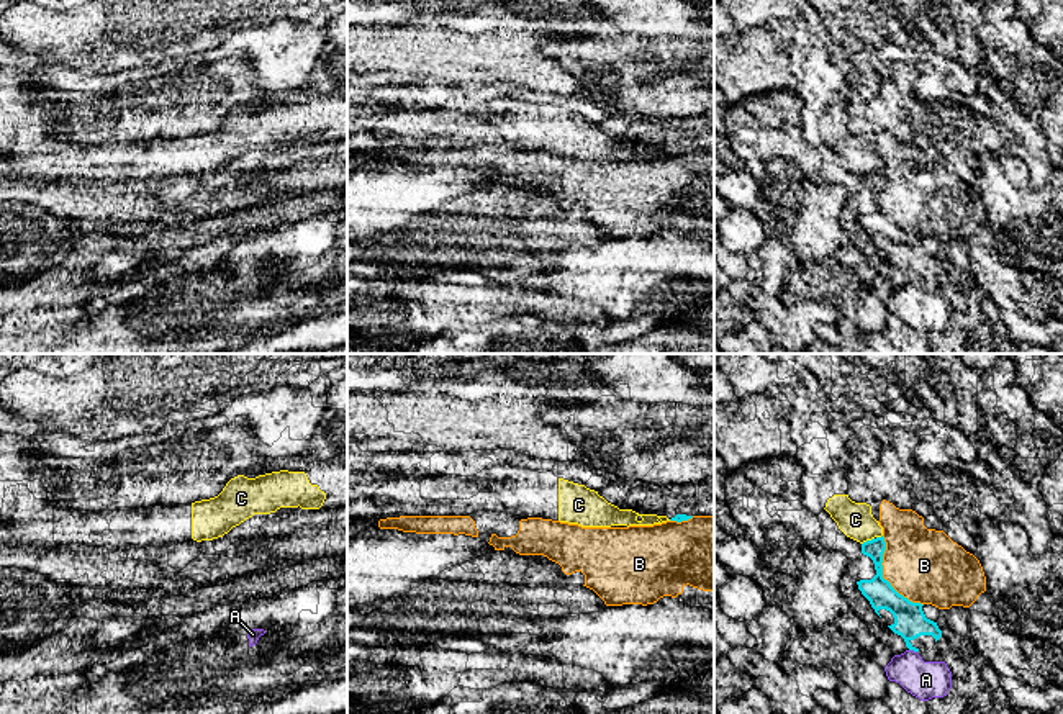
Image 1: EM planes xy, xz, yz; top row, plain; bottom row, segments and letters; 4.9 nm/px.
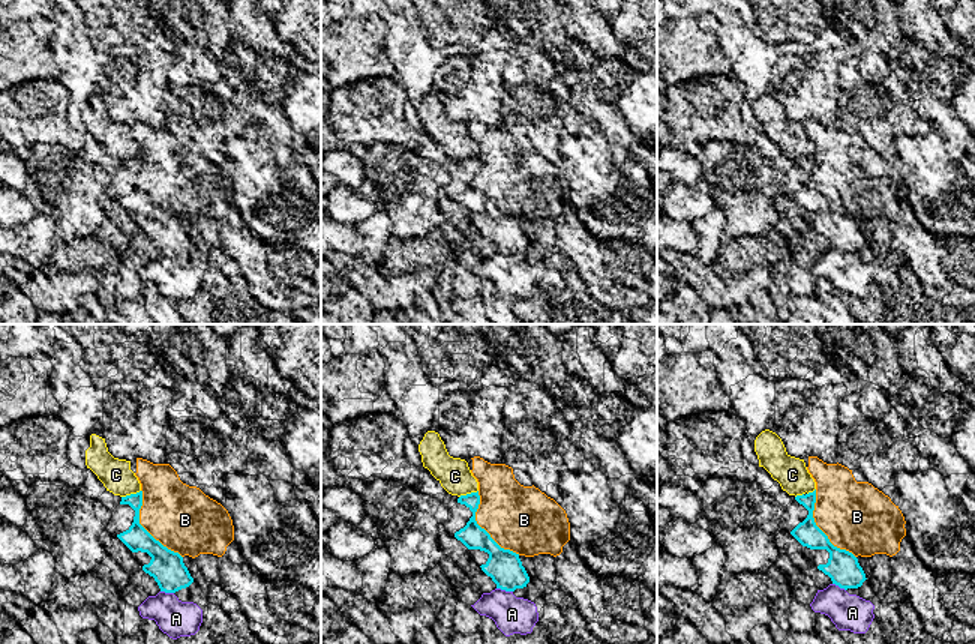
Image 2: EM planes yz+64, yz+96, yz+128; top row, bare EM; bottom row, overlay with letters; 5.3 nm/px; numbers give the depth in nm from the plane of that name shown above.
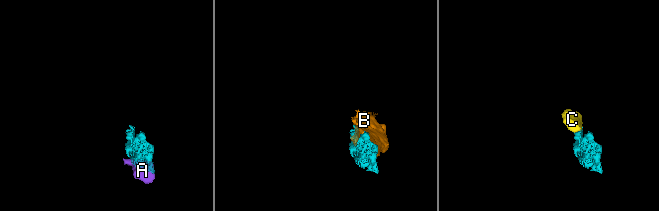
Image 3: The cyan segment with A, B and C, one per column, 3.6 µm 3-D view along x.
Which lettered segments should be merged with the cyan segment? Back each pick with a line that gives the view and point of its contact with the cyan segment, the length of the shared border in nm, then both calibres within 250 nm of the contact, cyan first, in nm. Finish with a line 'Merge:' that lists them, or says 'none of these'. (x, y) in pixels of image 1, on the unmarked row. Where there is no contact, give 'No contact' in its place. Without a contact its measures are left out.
B: Touches cyan at yz (882, 210). Shared border 400 nm. Thickness 160 nm (cyan) against 360 nm
Merge: B

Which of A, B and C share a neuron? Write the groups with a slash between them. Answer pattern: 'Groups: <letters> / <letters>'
Groups: A / B / C

